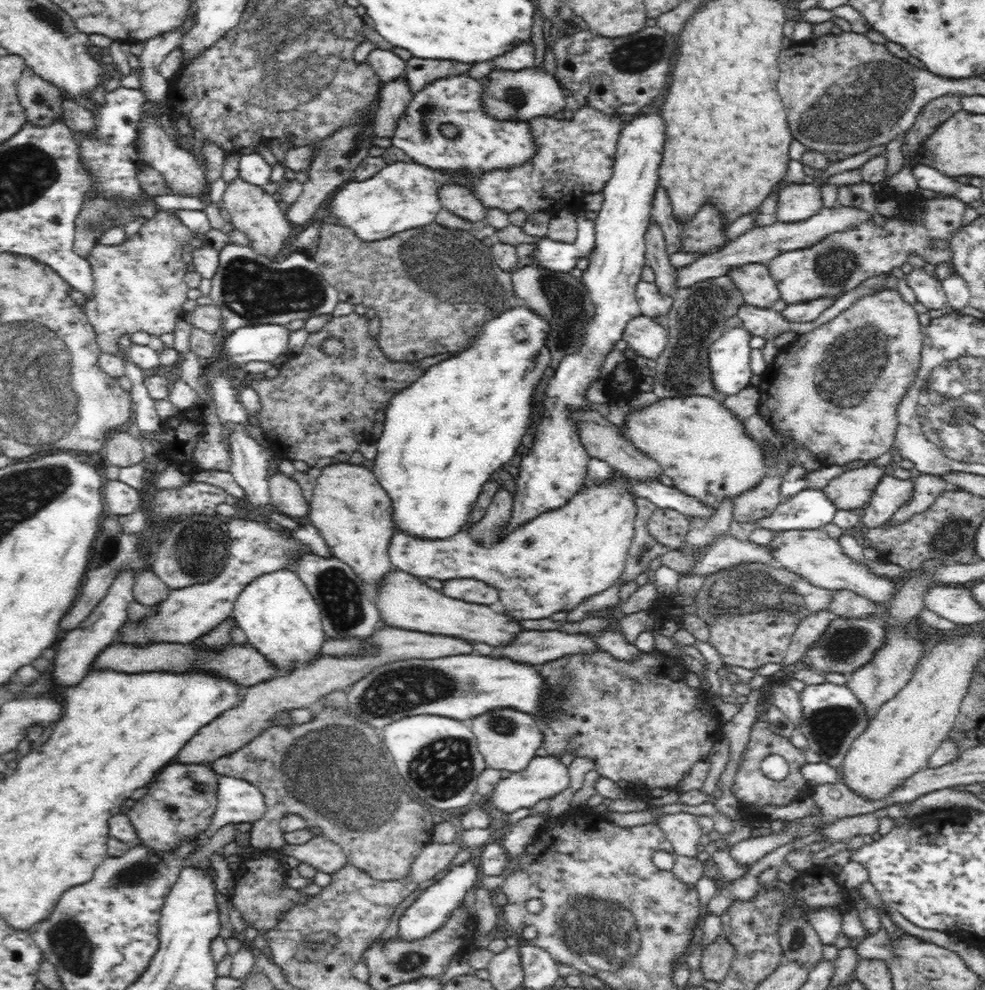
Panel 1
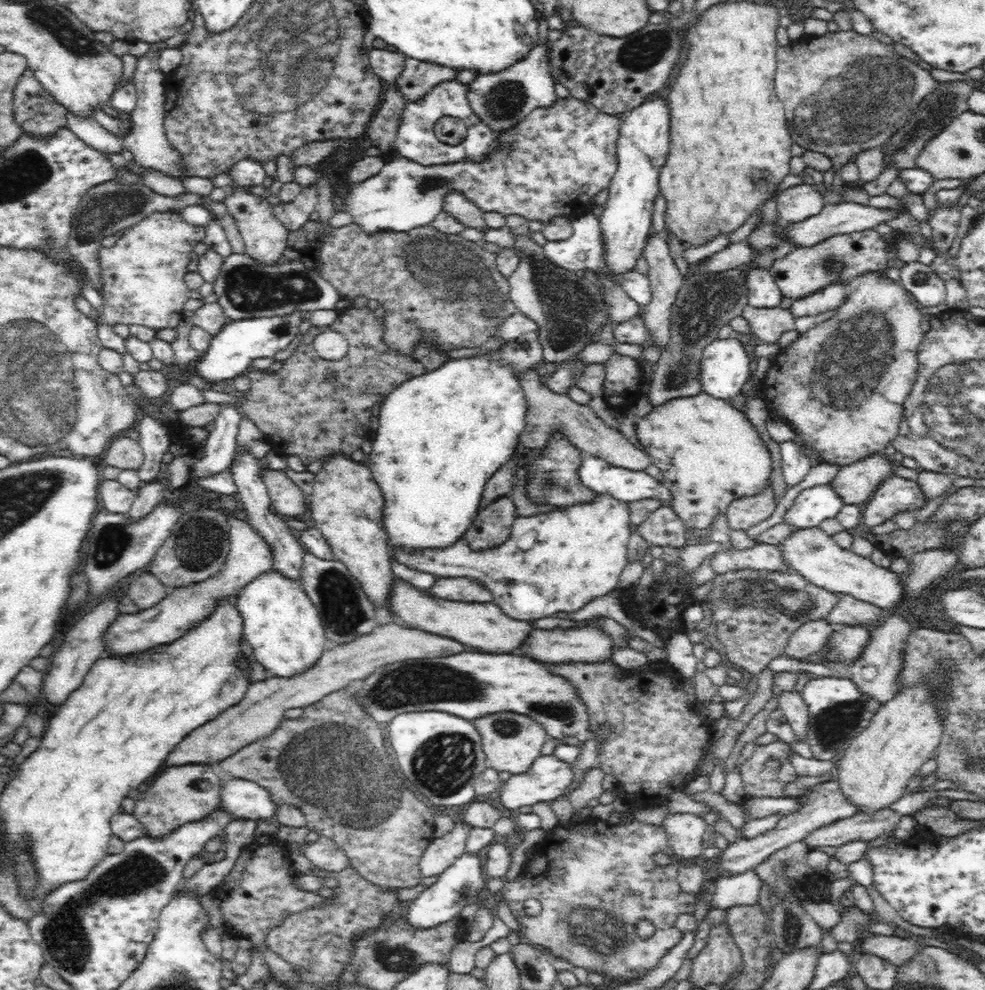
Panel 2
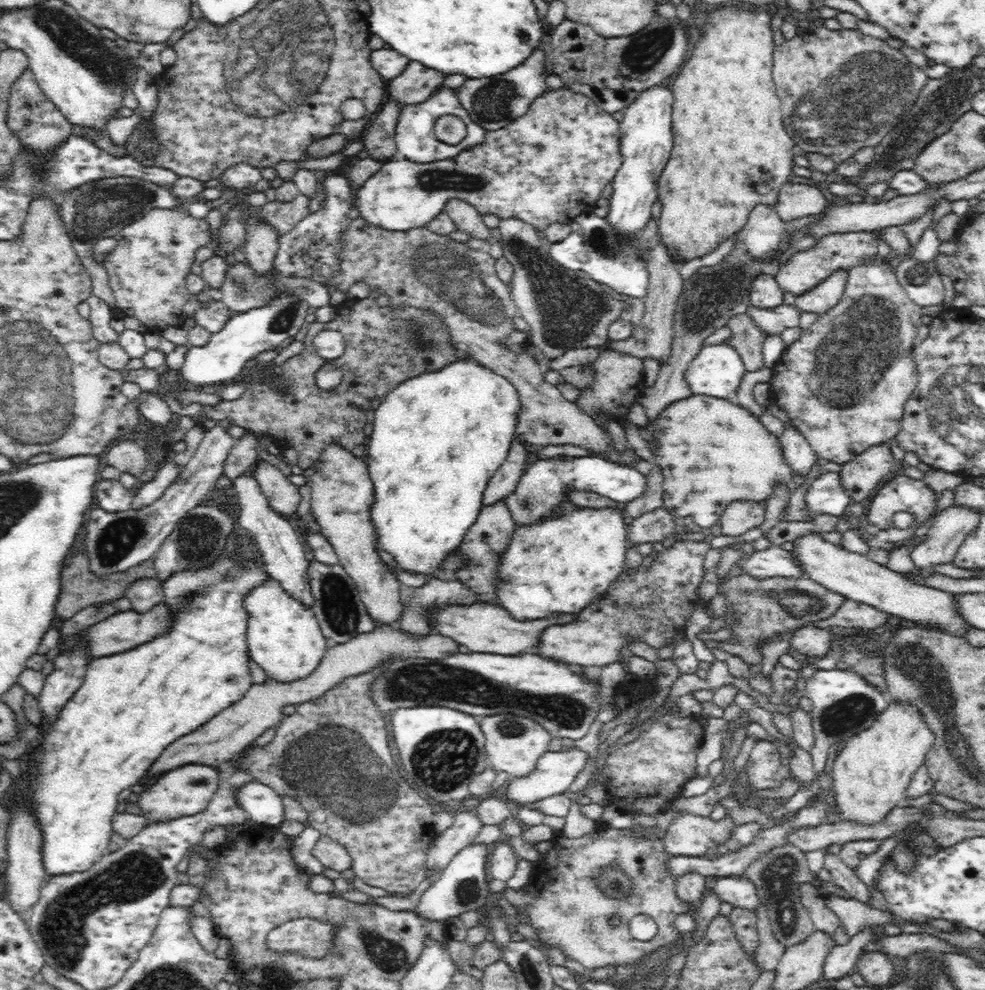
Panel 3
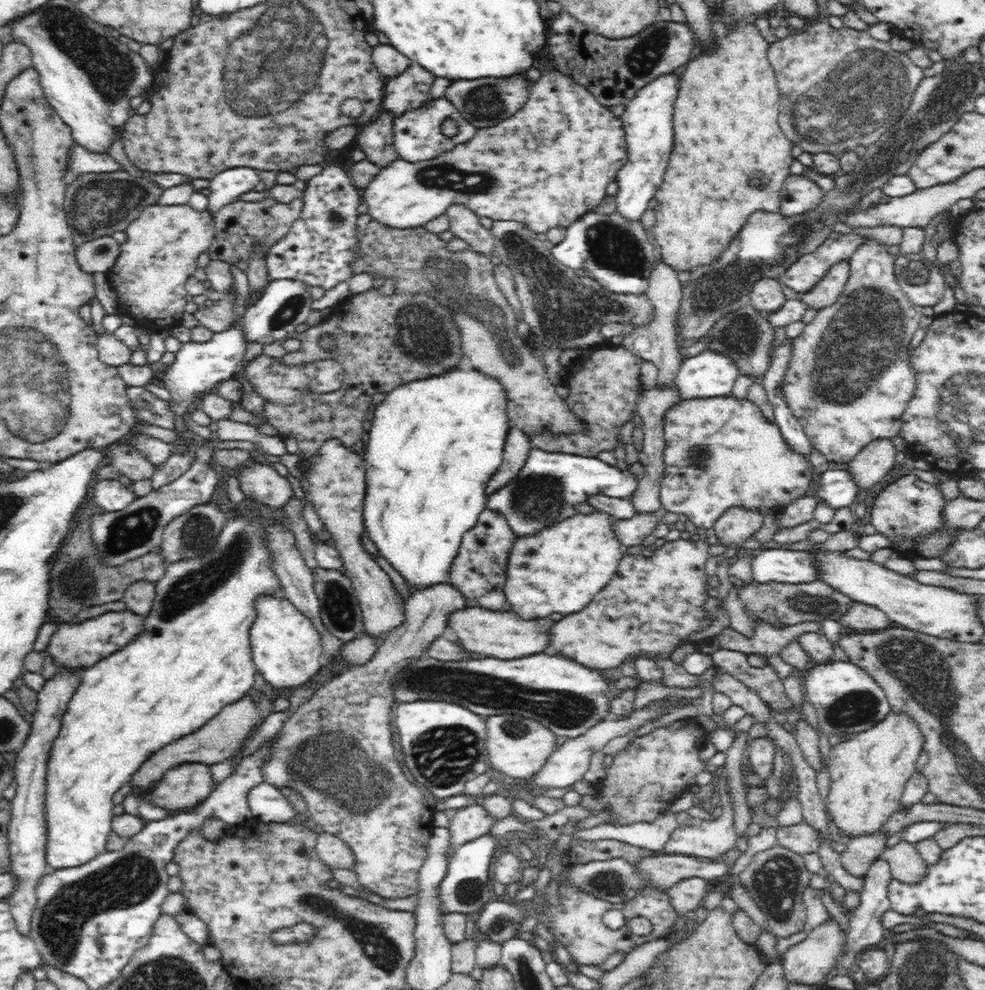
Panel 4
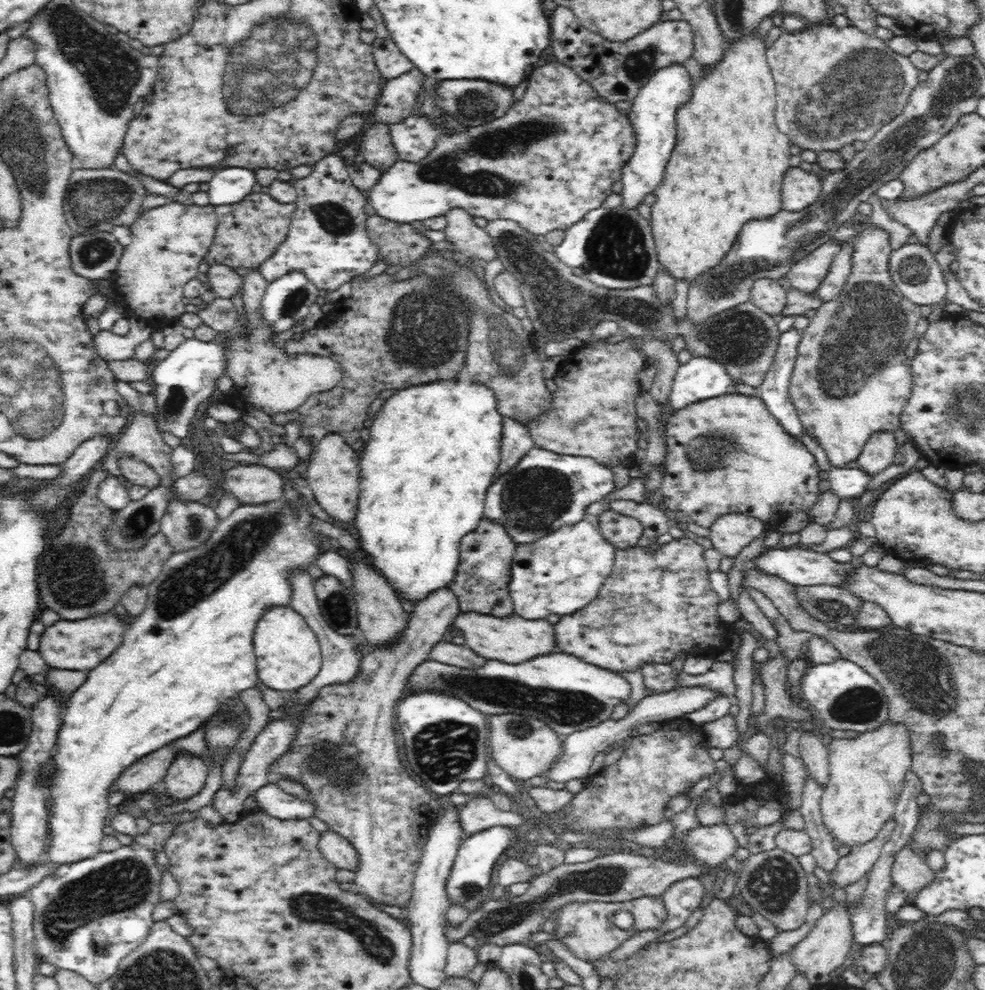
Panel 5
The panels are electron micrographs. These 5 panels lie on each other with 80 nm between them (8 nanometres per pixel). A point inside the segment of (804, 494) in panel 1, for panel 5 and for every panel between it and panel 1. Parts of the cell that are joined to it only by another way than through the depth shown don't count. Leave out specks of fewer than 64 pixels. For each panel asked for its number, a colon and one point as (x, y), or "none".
2: (811, 506)
3: (826, 494)
4: (837, 488)
5: (846, 482)

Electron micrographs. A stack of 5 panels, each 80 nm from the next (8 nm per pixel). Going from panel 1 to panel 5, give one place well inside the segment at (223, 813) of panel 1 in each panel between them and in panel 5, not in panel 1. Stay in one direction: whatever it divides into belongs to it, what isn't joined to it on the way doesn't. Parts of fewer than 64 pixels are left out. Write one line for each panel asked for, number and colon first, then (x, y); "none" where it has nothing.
2: (240, 798)
3: (265, 806)
4: (266, 802)
5: (272, 799)

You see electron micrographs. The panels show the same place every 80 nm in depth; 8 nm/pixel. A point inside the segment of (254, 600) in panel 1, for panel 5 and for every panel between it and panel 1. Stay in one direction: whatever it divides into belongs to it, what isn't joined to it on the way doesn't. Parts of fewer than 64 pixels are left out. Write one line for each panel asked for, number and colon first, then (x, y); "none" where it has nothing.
2: (280, 623)
3: (284, 638)
4: (287, 650)
5: (288, 655)

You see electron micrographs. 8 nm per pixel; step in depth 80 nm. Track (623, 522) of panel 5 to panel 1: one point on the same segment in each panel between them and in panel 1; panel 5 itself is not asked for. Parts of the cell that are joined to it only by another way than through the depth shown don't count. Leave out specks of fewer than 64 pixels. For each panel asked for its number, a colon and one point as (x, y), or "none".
1: (668, 527)
2: (663, 527)
3: (654, 526)
4: (631, 531)

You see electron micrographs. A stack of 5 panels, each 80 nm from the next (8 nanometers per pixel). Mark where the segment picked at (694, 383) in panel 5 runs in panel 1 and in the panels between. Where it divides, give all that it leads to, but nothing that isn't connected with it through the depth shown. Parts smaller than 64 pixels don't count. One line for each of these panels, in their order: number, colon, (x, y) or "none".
1: (728, 356)
2: (723, 369)
3: (716, 371)
4: (709, 374)

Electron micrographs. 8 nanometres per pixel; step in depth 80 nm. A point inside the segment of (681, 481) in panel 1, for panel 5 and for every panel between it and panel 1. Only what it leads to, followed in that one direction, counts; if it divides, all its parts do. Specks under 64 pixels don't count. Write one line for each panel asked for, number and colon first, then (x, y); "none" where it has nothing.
2: (709, 453)
3: (712, 452)
4: (751, 466)
5: (771, 474)

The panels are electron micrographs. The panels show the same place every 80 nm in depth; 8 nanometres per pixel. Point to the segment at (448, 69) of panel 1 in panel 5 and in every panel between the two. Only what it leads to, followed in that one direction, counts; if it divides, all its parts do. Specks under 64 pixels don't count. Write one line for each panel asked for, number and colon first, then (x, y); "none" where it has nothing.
2: (417, 78)
3: (416, 82)
4: (407, 91)
5: (396, 102)

